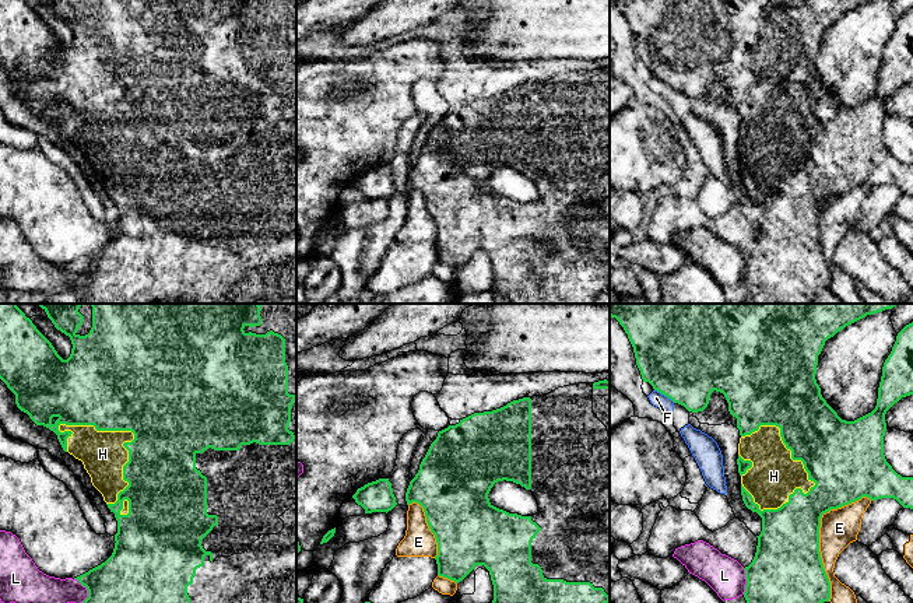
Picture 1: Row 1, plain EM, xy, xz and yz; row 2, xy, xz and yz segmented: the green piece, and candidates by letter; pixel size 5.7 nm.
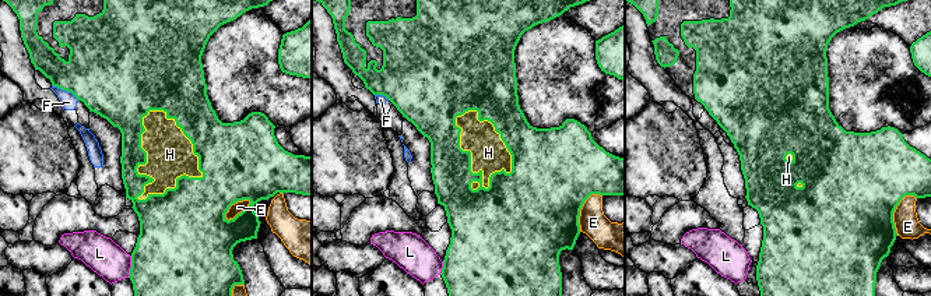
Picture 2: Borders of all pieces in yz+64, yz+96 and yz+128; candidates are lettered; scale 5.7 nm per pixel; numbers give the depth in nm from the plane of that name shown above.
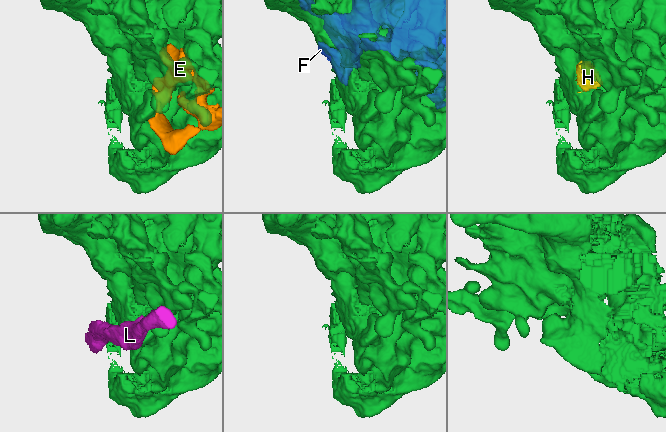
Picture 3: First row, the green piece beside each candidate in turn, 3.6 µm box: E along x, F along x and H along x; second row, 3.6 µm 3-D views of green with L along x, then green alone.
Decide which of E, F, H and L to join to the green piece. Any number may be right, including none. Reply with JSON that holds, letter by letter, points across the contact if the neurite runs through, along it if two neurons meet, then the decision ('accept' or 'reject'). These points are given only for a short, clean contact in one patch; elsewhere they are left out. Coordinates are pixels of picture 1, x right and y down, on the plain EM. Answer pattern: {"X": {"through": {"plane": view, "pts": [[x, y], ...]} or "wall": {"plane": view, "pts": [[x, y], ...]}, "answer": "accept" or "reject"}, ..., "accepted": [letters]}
{"E": {"answer": "reject"}, "F": {"answer": "reject"}, "H": {"answer": "accept"}, "L": {"answer": "reject"}, "accepted": ["H"]}

